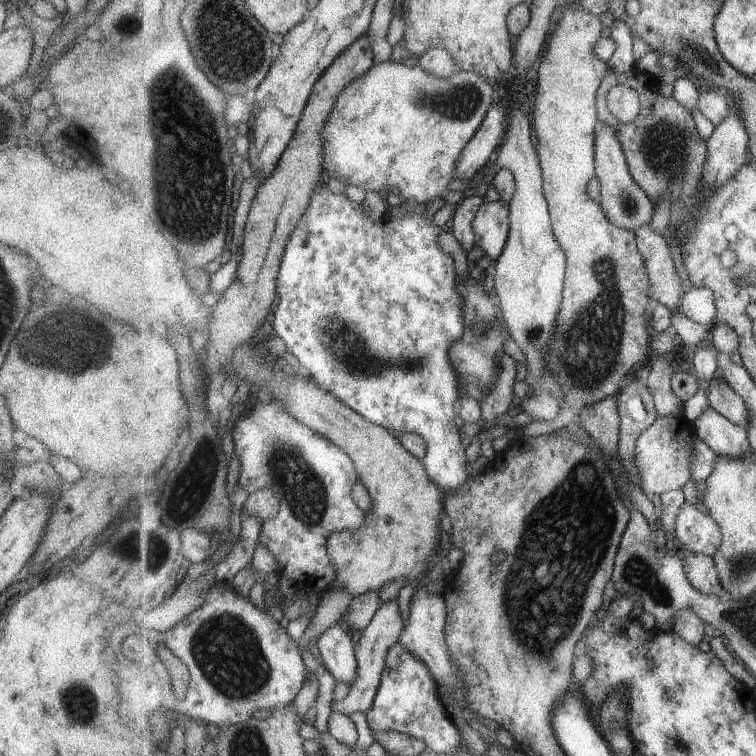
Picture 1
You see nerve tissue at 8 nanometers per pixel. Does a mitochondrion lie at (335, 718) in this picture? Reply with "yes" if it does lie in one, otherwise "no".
no

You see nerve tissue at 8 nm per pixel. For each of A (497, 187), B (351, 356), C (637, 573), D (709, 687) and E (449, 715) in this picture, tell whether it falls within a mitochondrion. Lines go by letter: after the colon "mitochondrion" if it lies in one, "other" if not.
A: other
B: mitochondrion
C: mitochondrion
D: other
E: other

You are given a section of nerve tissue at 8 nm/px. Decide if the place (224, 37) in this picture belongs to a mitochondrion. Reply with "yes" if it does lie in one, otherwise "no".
yes

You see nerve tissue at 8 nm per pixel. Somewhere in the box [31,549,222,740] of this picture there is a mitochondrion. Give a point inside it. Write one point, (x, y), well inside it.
(78, 703)

